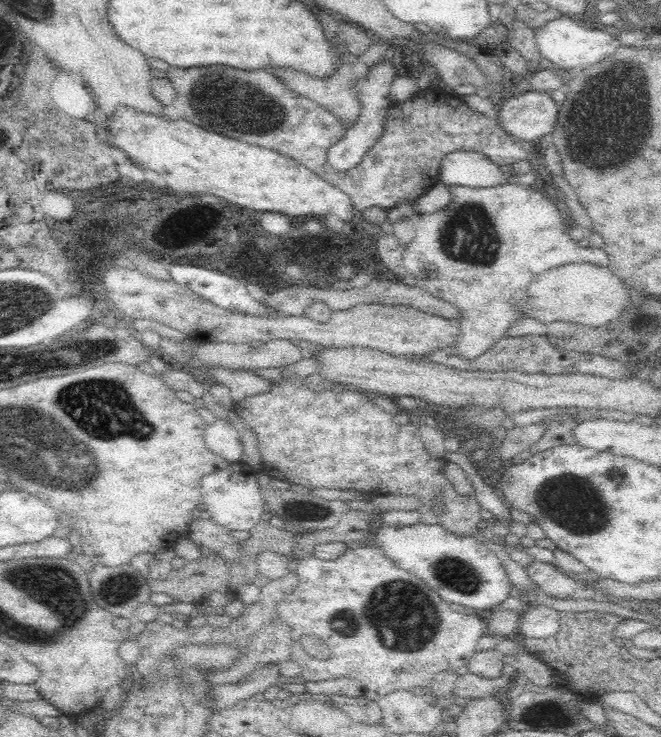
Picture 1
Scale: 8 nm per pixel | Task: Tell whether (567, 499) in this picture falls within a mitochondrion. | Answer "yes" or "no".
yes

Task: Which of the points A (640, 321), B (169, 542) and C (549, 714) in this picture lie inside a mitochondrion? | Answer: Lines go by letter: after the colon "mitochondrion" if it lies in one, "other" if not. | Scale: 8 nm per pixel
A: other
B: other
C: mitochondrion

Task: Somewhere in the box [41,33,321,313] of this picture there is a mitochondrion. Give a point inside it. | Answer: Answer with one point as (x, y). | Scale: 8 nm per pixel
(246, 110)

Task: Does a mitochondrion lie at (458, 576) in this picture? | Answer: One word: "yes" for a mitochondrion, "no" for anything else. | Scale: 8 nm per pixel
yes

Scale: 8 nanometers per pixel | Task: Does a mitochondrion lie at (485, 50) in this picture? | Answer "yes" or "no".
no

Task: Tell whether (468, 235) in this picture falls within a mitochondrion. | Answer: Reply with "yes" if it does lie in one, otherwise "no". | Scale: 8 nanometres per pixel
yes

